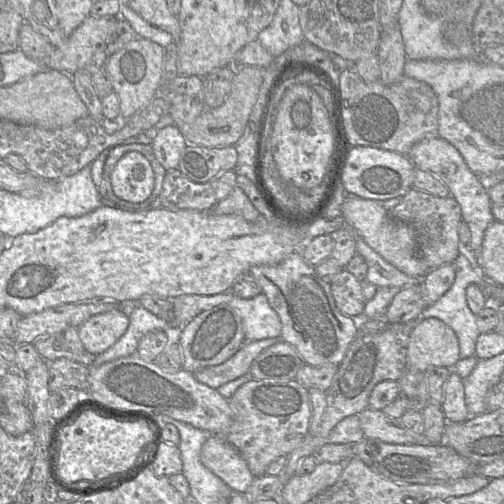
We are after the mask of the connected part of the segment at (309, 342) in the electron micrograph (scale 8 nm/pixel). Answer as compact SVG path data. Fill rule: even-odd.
M301 247L278 264L253 266L248 272L257 280L262 288L262 293L265 294L270 306L280 318L282 323L281 340L296 350L304 364L311 366L339 365L350 343L359 332L359 323L356 319L339 311L331 293L330 283L320 278L315 272L315 266L304 260L301 255Z

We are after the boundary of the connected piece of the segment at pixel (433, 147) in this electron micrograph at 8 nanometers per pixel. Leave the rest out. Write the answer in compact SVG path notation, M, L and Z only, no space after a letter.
M438 135L425 137L415 143L407 156L415 168L430 172L449 188L450 195L461 207L462 220L470 229L470 249L476 255L482 246L487 228L495 220L485 182L468 168L460 152Z

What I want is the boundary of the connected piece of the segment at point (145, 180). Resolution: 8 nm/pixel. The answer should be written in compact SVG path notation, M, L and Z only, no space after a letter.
M137 151L127 152L111 173L114 194L122 200L141 203L149 198L155 183L155 175L148 159Z

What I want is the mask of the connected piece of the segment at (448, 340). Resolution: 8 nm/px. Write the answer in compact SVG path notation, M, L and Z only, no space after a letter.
M430 317L412 328L407 348L407 370L425 372L432 366L452 369L459 360L458 338L446 323Z

